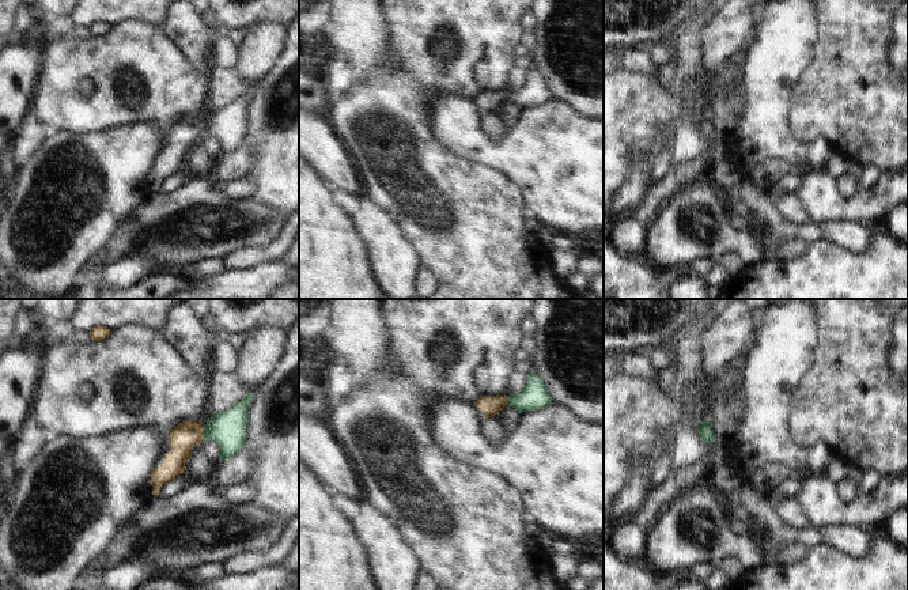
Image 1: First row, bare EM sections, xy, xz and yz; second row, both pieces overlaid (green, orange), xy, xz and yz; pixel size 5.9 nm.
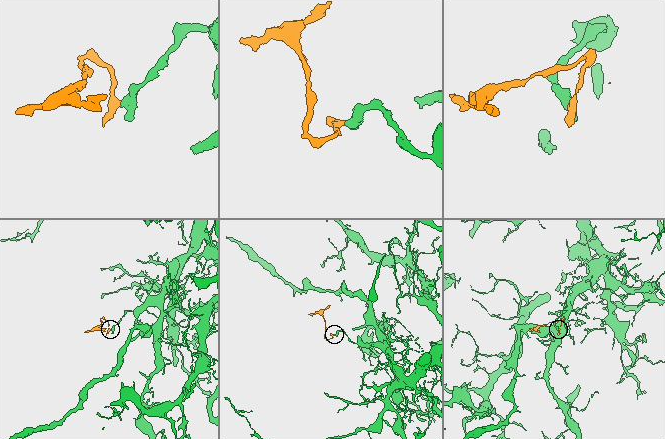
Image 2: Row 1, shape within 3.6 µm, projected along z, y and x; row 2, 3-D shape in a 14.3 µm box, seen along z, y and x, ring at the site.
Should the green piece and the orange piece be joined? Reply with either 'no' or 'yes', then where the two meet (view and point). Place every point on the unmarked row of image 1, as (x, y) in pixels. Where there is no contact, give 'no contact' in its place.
yes; meets green in xy at (203, 129)

